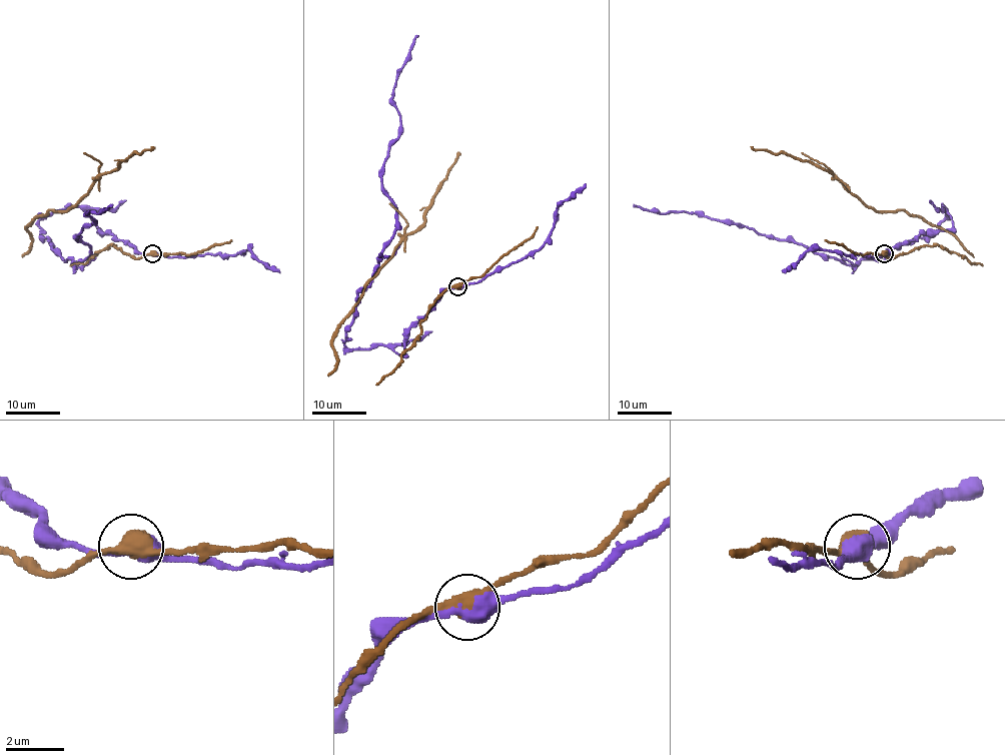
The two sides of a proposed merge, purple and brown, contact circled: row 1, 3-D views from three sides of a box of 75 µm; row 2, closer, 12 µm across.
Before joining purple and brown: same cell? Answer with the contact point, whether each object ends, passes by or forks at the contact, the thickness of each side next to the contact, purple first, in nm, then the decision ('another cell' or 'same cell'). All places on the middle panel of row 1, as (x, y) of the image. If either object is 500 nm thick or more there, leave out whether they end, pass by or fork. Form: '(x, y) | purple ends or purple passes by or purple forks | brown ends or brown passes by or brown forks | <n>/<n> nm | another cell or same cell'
(457, 286) | 480/550 nm | another cell

